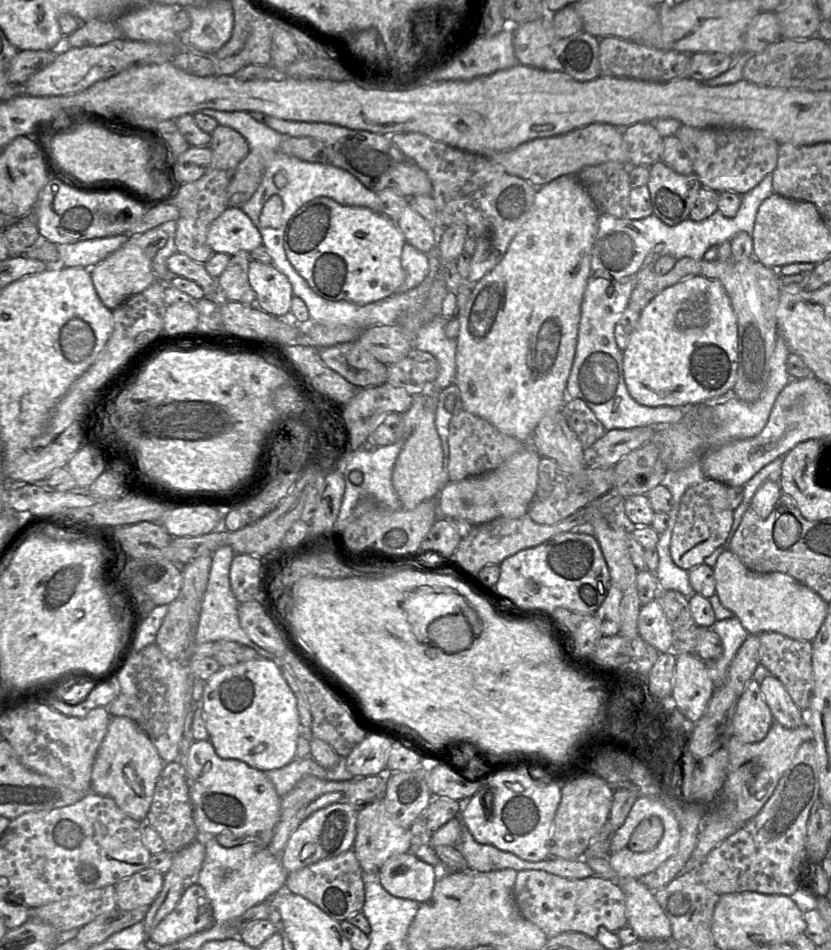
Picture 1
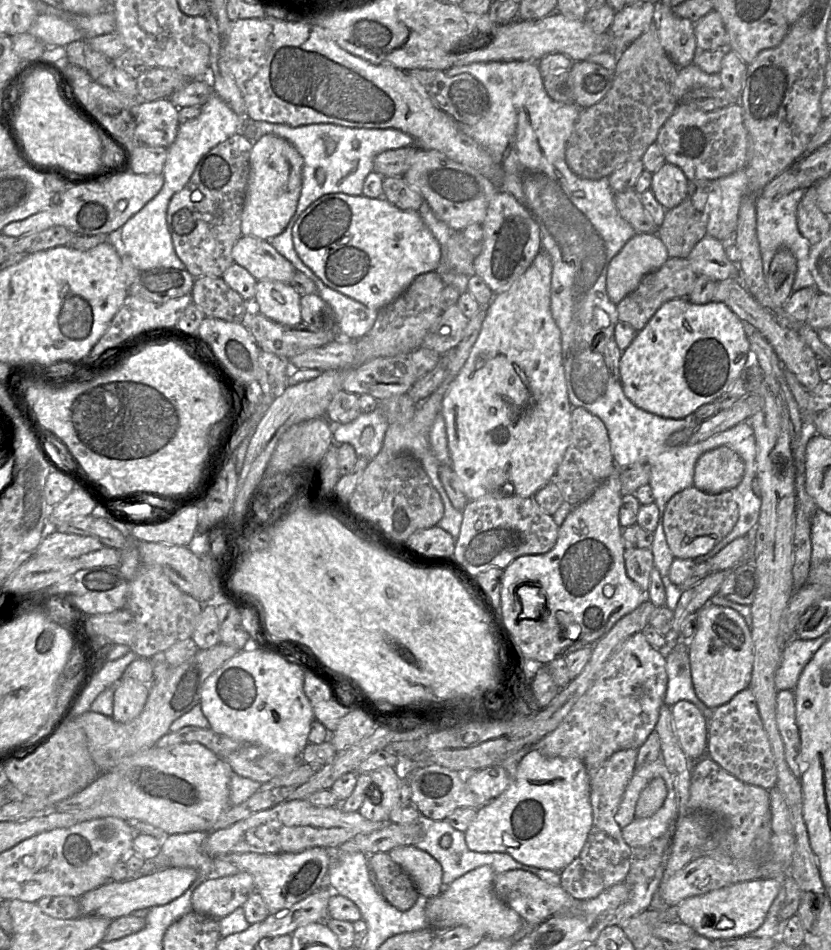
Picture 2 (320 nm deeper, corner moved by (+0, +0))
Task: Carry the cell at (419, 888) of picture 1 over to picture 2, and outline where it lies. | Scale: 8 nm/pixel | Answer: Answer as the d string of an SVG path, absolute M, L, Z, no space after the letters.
M400 846L389 852L414 881L420 895L431 899L443 891L443 870L440 863L429 853L415 846Z

